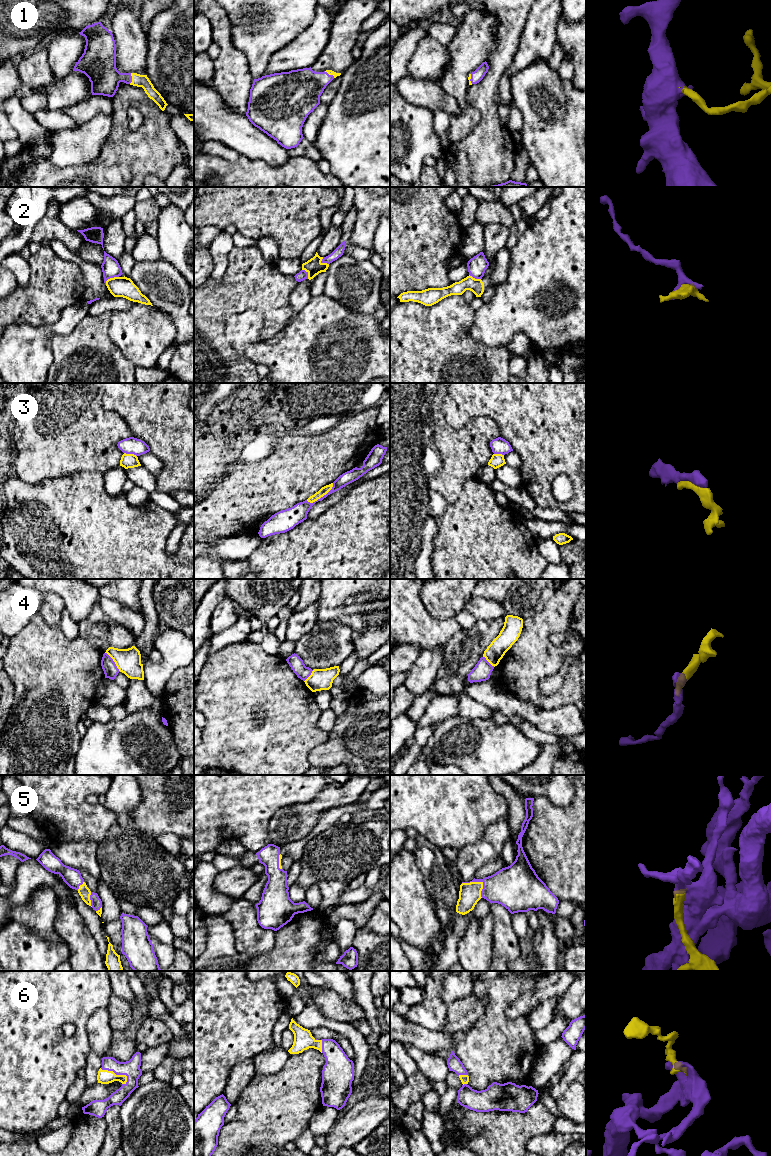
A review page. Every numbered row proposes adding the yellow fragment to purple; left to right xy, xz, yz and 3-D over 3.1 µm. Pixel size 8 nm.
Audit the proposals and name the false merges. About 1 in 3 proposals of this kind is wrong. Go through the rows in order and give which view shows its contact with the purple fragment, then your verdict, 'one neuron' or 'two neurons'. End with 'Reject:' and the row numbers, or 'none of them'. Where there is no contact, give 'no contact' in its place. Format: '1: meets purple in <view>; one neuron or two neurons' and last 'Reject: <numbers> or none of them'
1: meets purple in xy; one neuron
2: meets purple in xy; two neurons
3: meets purple in xz; two neurons
4: meets purple in xy; two neurons
5: meets purple in yz; one neuron
6: meets purple in xy; one neuron
Reject: 2, 3, 4

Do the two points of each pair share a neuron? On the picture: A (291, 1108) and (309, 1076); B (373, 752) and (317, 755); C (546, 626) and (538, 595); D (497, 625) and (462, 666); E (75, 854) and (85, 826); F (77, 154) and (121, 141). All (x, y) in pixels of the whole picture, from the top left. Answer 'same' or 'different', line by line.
A: same
B: same
C: different
D: same
E: different
F: different

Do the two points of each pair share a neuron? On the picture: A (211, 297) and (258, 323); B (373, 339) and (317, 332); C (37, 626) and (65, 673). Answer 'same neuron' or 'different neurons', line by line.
A: same neuron
B: same neuron
C: same neuron

